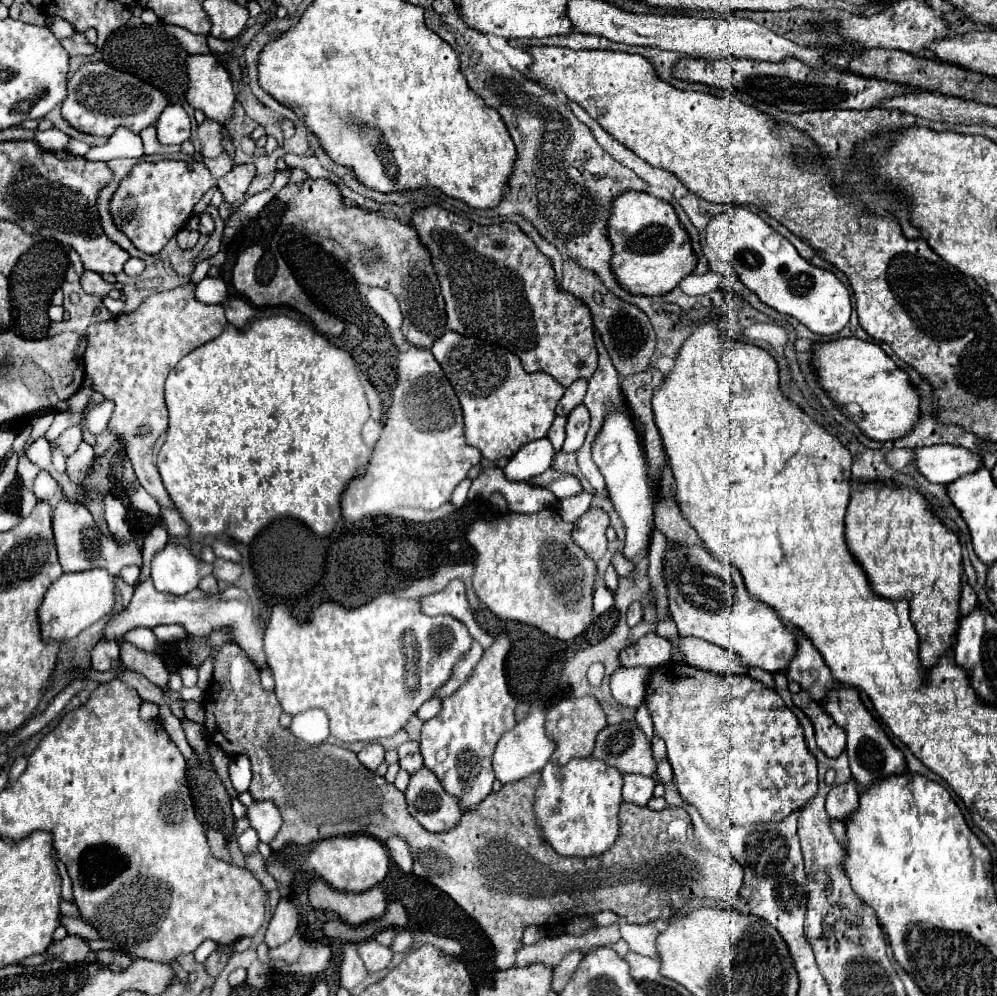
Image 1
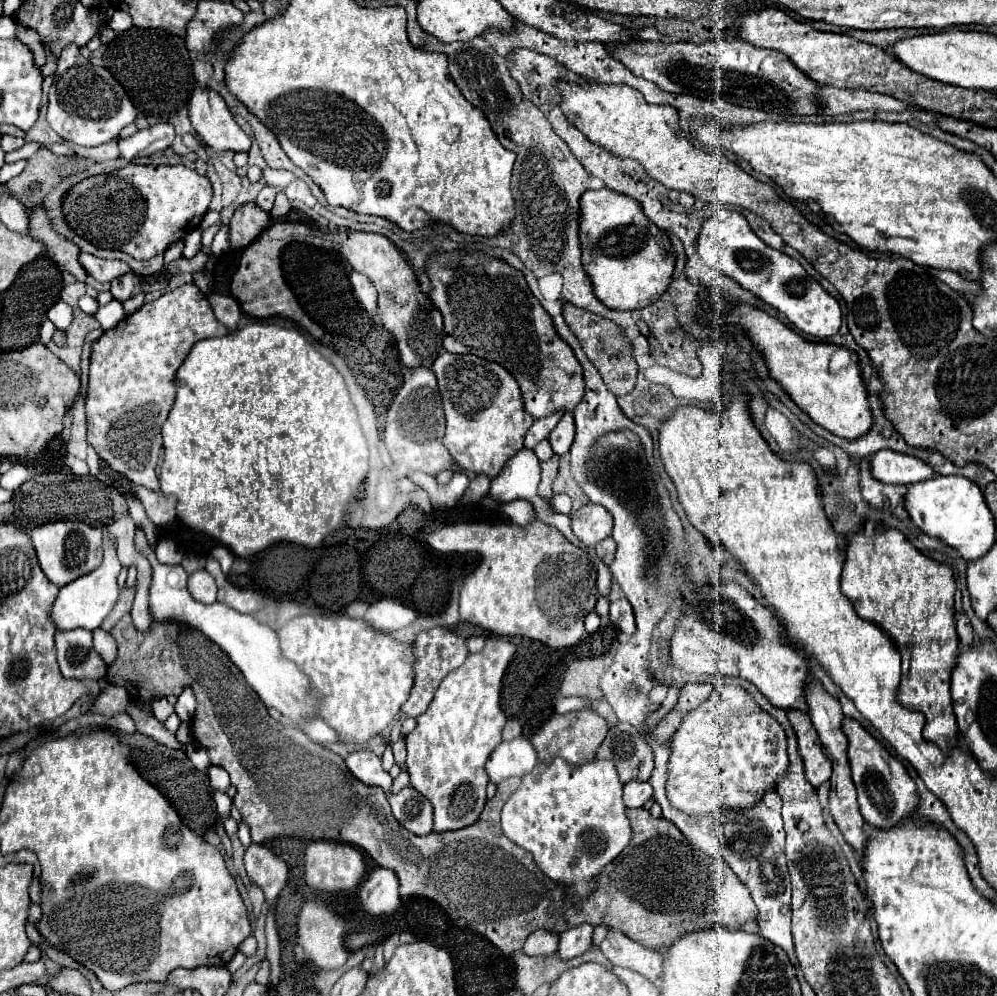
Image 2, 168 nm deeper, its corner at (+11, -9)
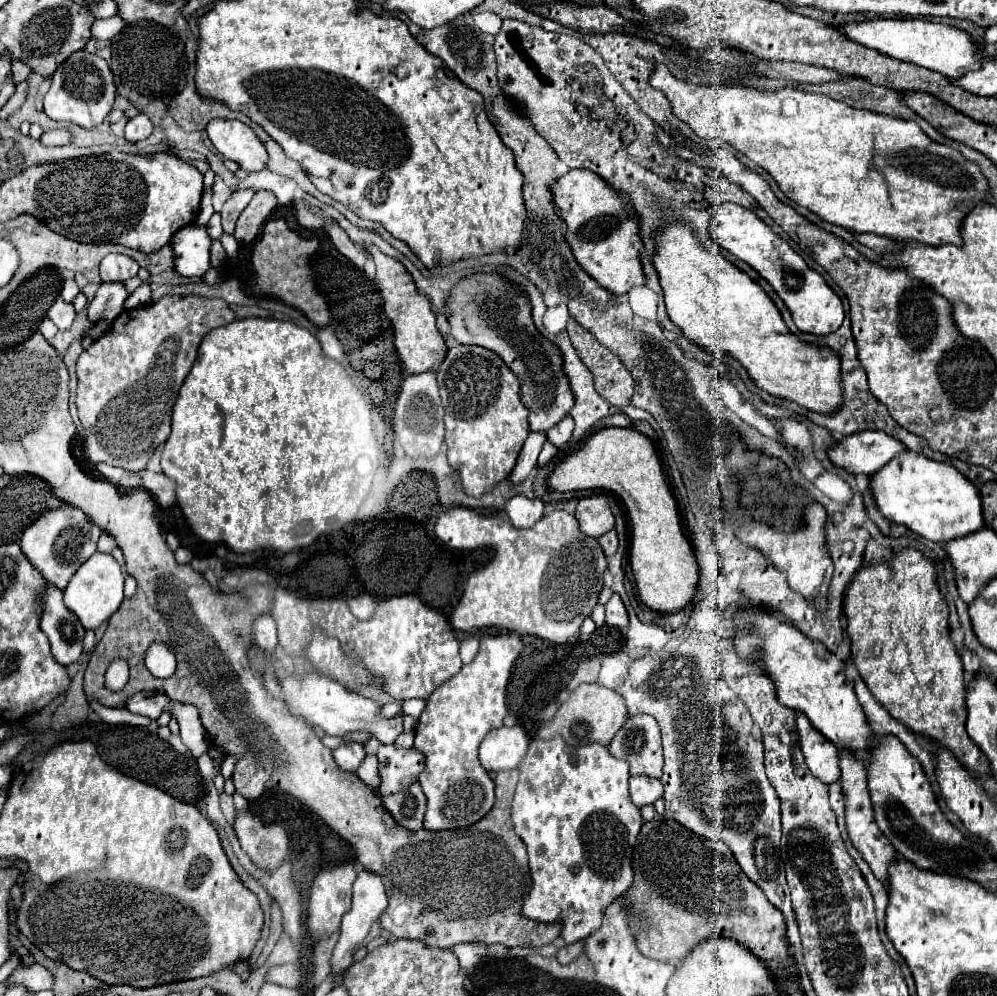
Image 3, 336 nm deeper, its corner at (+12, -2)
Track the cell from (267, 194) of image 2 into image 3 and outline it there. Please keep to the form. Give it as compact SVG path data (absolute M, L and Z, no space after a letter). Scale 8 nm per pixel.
M260 192L252 198L252 202L246 206L246 210L240 214L238 224L236 224L236 232L234 238L240 244L248 244L256 238L258 230L262 228L262 224L266 222L268 214L274 210L276 206L276 198L270 192Z

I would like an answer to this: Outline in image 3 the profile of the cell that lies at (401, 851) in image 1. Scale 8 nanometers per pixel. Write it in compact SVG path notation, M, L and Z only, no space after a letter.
M360 870L358 878L354 882L352 910L348 914L344 914L344 918L342 918L342 934L340 934L340 940L338 940L338 944L334 948L334 954L332 954L332 966L330 966L332 976L340 976L352 964L352 954L354 954L356 946L362 942L362 938L368 934L370 926L386 910L386 906L388 906L388 896L386 896L386 890L384 890L384 884L382 884L380 876L376 876L372 872L366 872L366 870Z

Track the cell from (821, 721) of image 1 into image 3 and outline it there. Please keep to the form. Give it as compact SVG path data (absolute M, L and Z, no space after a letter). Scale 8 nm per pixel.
M798 712L796 718L798 724L798 736L800 736L800 748L804 752L806 764L810 768L810 772L822 780L824 784L832 784L840 778L840 754L838 748L824 738L810 722L806 714Z

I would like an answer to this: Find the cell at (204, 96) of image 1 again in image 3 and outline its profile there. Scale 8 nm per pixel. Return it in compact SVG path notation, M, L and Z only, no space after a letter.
M212 120L208 138L216 150L234 162L244 172L260 172L268 164L268 152L254 130L240 120Z

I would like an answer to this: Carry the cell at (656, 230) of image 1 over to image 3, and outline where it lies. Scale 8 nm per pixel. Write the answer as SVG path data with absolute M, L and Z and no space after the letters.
M570 170L552 184L552 200L556 212L566 222L566 242L578 264L604 288L614 294L626 294L634 286L644 284L640 264L642 240L638 234L638 218L630 214L630 206L602 178L590 170Z

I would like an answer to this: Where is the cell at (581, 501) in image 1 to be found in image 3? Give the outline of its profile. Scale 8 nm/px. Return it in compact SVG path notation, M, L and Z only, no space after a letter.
M514 496L506 502L506 514L510 516L512 524L516 528L530 528L542 518L544 502L540 498L526 498L526 496Z

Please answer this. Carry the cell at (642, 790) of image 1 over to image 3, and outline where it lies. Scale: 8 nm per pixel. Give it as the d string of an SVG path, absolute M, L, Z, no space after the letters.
M648 776L630 778L630 796L638 808L646 804L654 804L658 798L662 798L662 794L664 794L664 786L660 780L648 778Z

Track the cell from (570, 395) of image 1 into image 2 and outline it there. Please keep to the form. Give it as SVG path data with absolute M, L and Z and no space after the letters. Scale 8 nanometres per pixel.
M553 413L553 415L549 415L549 417L543 417L543 419L535 421L535 423L531 425L531 429L527 431L527 435L525 435L525 447L533 449L541 439L545 439L545 437L555 429L555 425L559 423L561 417L563 417L563 413Z

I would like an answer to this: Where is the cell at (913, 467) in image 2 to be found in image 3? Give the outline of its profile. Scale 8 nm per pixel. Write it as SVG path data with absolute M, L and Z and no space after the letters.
M864 430L836 440L828 446L828 456L834 466L850 474L874 474L888 464L904 444L880 430Z

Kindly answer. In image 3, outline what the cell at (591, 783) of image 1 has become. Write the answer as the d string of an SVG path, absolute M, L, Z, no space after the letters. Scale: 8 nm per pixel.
M560 736L550 740L534 738L520 764L520 780L512 802L512 822L516 834L528 848L532 876L532 888L522 900L522 912L534 922L560 922L560 938L566 944L584 940L600 930L604 910L632 886L632 852L644 820L640 808L632 804L628 794L628 768L628 762L614 758L602 744L574 748Z

